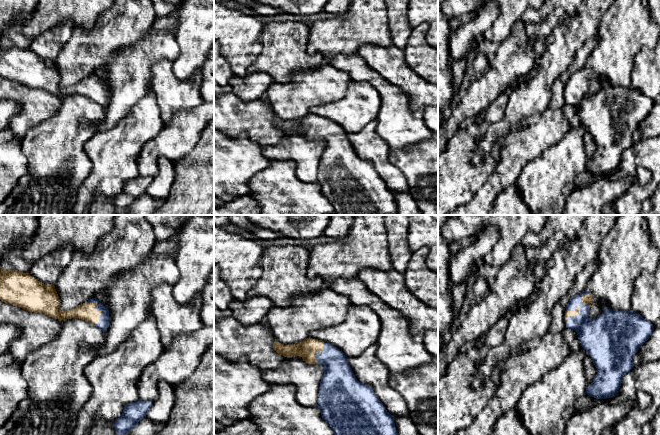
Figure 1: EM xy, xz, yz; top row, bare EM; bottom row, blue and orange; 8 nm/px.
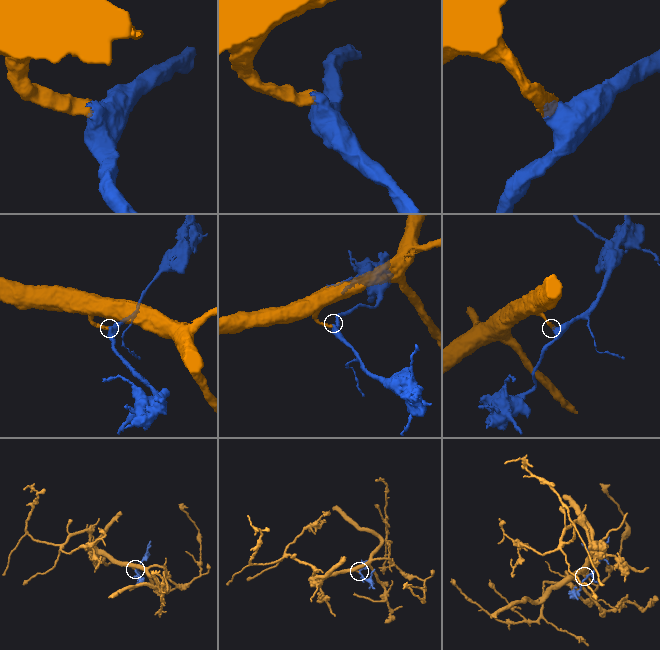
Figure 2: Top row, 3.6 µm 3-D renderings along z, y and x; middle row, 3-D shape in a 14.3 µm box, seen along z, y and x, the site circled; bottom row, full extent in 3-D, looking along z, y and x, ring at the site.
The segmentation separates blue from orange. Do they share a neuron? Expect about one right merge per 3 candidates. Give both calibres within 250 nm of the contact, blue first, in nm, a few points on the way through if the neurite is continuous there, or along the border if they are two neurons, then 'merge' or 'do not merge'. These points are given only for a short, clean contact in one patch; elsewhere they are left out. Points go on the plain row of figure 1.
calibres 90 and 140 nm; way xy (103, 100), (98, 86), (86, 87); merge

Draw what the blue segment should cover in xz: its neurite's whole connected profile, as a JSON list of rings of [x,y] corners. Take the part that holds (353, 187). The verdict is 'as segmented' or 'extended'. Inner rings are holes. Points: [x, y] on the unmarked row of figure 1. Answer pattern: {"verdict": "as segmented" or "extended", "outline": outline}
{"verdict": "extended", "outline": [[[310,113],[291,121],[282,121],[275,115],[273,122],[284,133],[299,132],[309,140],[324,141],[318,184],[322,194],[331,203],[335,215],[397,215],[394,192],[386,186],[370,161],[356,155],[348,140],[348,133],[337,123]]]}

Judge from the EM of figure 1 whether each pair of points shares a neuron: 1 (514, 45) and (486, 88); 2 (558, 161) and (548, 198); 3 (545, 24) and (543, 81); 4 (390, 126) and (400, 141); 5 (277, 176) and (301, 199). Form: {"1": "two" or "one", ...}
{"1": "one", "2": "one", "3": "two", "4": "one", "5": "one"}

